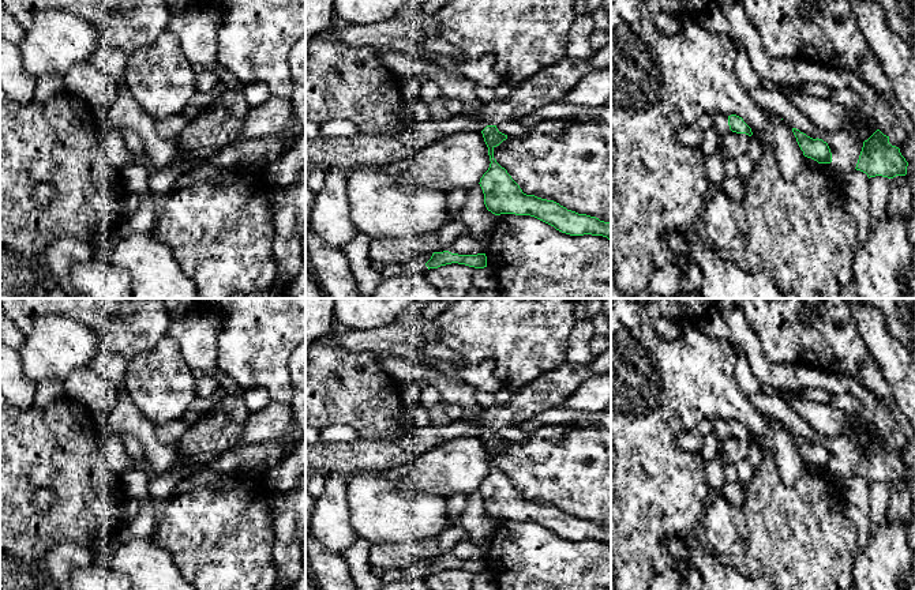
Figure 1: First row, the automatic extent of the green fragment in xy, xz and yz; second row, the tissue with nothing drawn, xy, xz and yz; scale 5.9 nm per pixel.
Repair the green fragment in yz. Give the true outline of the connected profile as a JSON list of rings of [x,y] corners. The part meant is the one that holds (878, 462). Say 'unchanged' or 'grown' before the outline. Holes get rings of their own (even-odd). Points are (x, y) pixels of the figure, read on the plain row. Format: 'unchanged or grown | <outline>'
unchanged | [[[877,435],[863,452],[856,469],[856,476],[867,480],[867,482],[882,481],[893,484],[907,480],[908,467],[901,461],[900,454],[889,448],[889,441]]]

